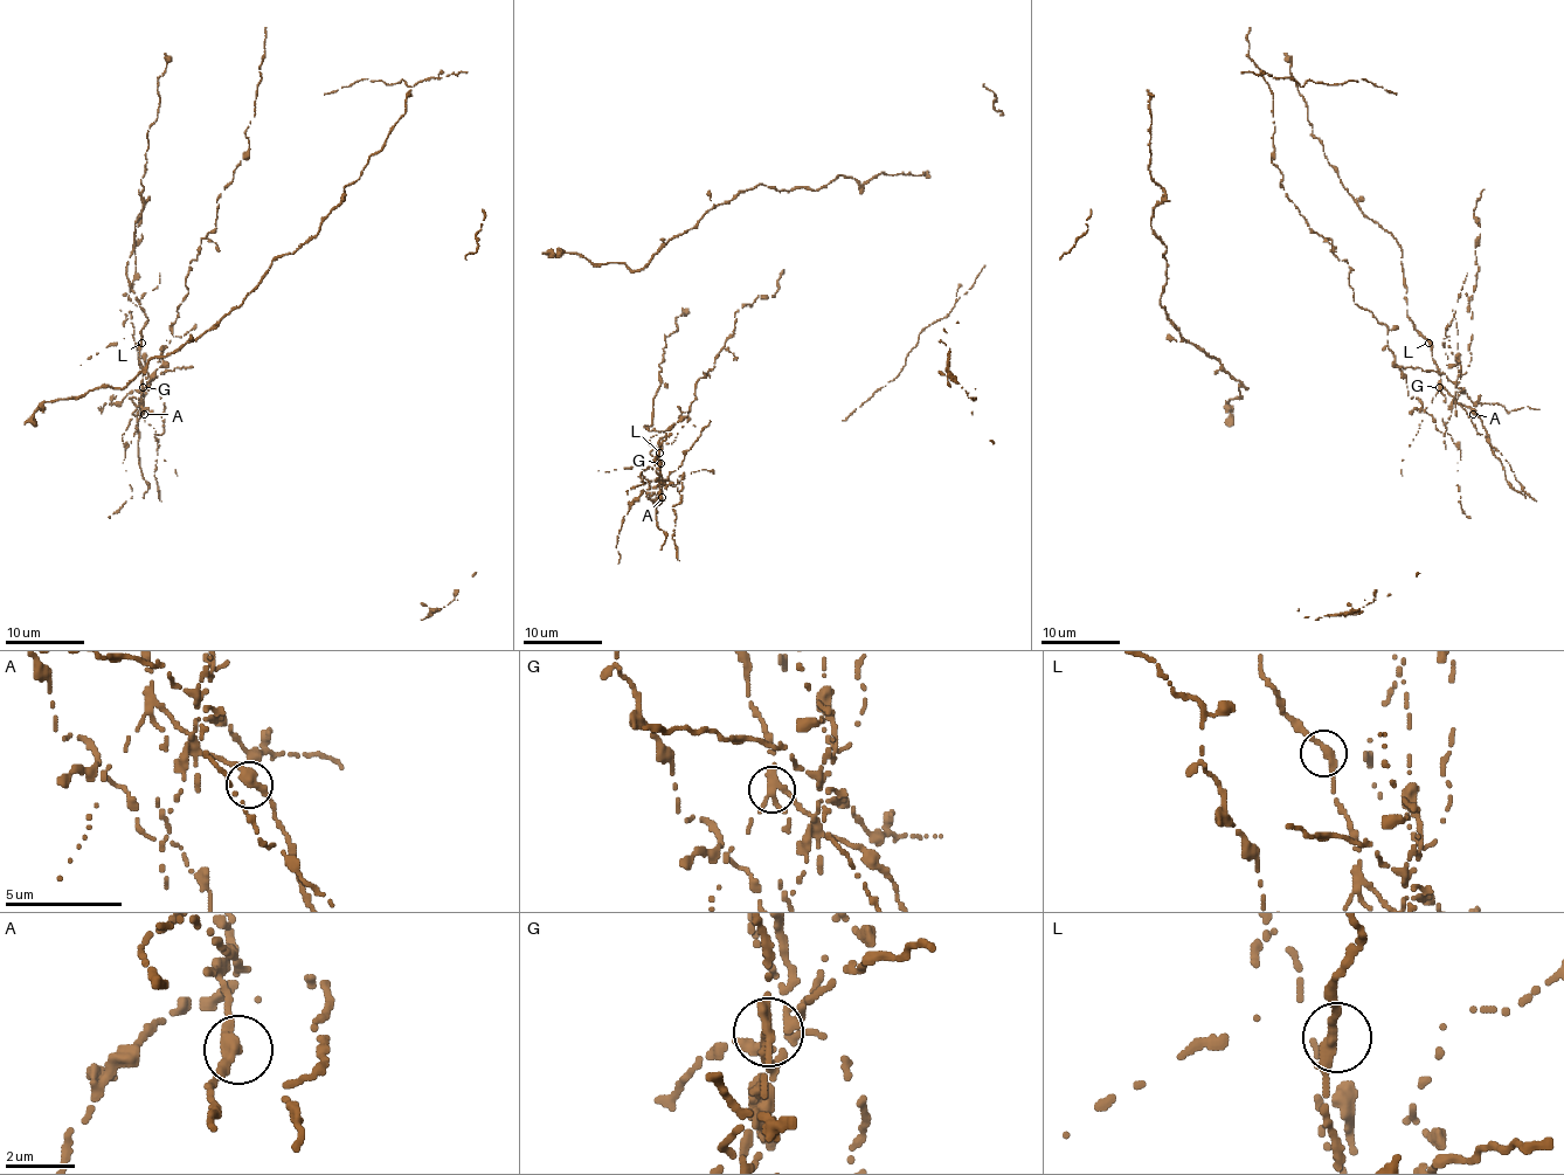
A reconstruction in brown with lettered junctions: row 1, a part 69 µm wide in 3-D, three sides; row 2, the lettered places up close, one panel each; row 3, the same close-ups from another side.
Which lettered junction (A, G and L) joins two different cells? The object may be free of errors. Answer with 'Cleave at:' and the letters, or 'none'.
Cleave at: G

